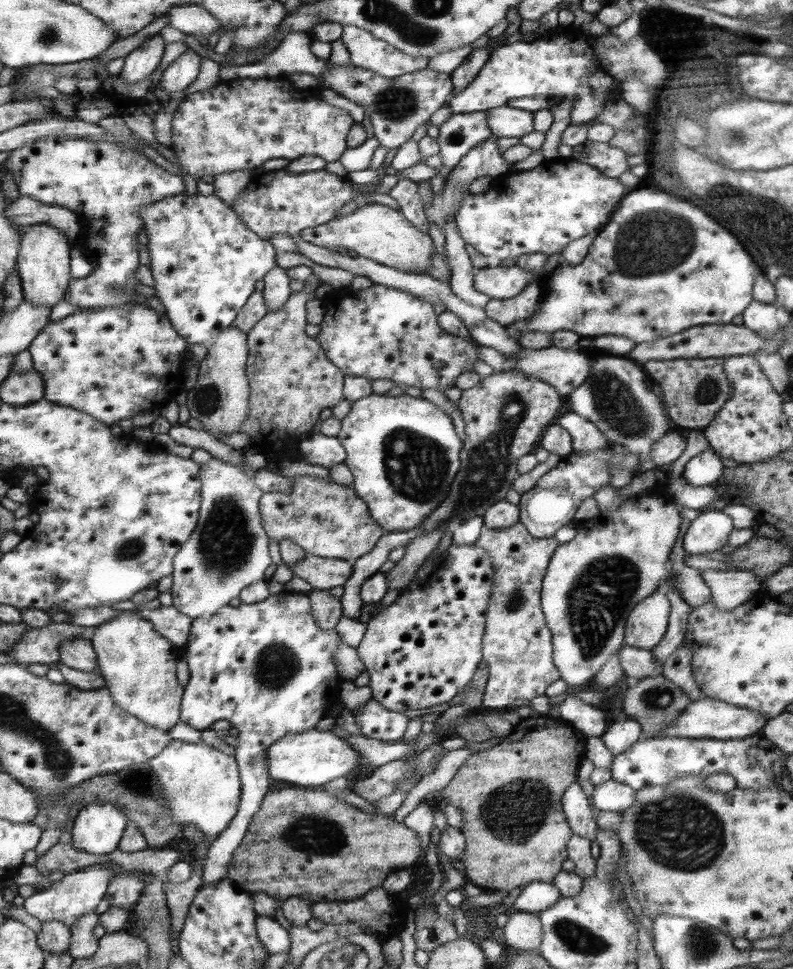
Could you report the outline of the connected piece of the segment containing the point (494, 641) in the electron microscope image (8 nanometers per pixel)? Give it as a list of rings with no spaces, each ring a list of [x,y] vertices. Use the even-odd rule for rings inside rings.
[[[515,523],[509,528],[491,529],[481,527],[481,534],[473,546],[479,546],[483,554],[492,560],[494,584],[486,610],[486,632],[482,638],[482,660],[488,666],[488,679],[482,696],[481,709],[506,709],[515,700],[531,700],[543,695],[551,682],[560,678],[556,665],[551,660],[551,635],[540,609],[542,578],[547,571],[548,560],[554,555],[558,542],[554,537],[533,538],[524,524]]]

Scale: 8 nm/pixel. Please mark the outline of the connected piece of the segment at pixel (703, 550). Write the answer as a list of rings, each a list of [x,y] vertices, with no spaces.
[[[717,510],[700,512],[687,523],[682,536],[682,548],[687,554],[716,556],[719,549],[727,545],[729,533],[734,529],[732,517]]]

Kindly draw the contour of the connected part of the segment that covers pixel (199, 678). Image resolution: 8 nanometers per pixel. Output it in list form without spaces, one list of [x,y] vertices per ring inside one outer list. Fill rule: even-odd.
[[[281,590],[255,604],[240,603],[237,607],[225,605],[208,617],[191,619],[190,631],[182,648],[189,676],[180,700],[178,721],[200,731],[209,729],[209,726],[217,720],[230,722],[231,727],[238,730],[234,758],[241,782],[240,806],[237,808],[236,815],[229,826],[208,844],[204,852],[200,866],[201,884],[197,891],[226,878],[232,852],[240,846],[241,839],[248,831],[249,823],[267,794],[270,784],[269,769],[265,759],[267,748],[282,736],[313,729],[317,721],[327,715],[332,703],[338,699],[342,680],[336,671],[332,654],[341,643],[340,636],[337,636],[334,628],[319,629],[315,618],[311,616],[310,604],[312,602],[307,593]]]

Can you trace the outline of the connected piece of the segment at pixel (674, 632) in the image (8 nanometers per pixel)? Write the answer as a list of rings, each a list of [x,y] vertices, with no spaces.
[[[668,580],[665,585],[658,588],[658,592],[663,593],[670,602],[666,631],[660,641],[650,650],[652,658],[662,665],[682,641],[690,606],[668,584]]]

